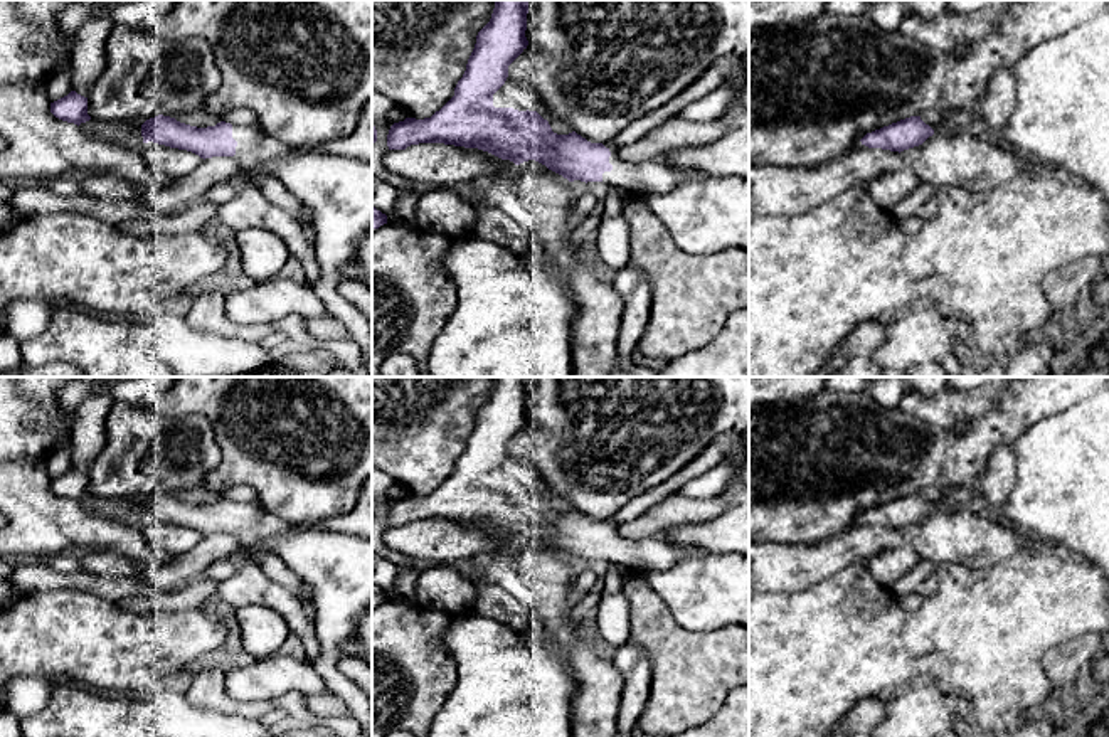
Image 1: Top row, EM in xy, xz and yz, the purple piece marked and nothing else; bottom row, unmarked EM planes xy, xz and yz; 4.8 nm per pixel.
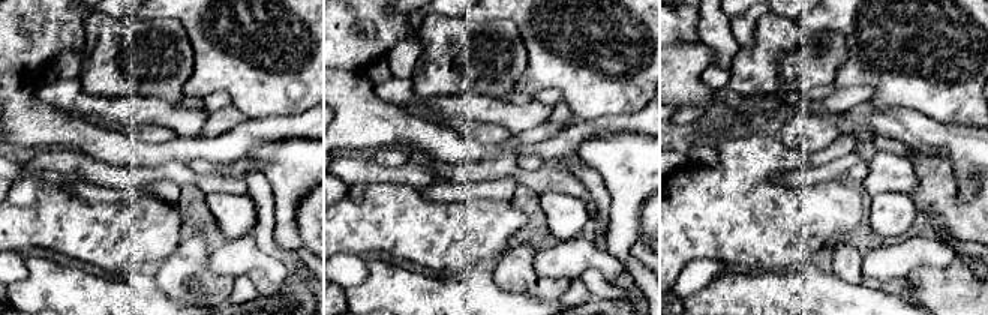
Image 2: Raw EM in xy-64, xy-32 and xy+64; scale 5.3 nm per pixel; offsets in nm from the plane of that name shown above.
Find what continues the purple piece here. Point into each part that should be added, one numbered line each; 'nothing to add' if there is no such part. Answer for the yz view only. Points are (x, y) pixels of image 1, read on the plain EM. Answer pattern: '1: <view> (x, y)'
nothing to add

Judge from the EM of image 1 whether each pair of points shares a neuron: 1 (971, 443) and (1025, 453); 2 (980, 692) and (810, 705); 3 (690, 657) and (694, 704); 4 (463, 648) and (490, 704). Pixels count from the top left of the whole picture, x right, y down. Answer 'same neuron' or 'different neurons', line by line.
1: different neurons
2: same neuron
3: same neuron
4: same neuron

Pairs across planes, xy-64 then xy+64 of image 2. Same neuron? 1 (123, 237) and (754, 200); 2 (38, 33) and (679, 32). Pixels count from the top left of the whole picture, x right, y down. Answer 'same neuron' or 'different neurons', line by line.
1: same neuron
2: same neuron

